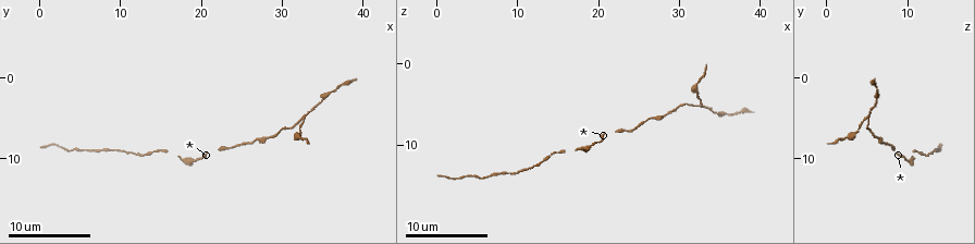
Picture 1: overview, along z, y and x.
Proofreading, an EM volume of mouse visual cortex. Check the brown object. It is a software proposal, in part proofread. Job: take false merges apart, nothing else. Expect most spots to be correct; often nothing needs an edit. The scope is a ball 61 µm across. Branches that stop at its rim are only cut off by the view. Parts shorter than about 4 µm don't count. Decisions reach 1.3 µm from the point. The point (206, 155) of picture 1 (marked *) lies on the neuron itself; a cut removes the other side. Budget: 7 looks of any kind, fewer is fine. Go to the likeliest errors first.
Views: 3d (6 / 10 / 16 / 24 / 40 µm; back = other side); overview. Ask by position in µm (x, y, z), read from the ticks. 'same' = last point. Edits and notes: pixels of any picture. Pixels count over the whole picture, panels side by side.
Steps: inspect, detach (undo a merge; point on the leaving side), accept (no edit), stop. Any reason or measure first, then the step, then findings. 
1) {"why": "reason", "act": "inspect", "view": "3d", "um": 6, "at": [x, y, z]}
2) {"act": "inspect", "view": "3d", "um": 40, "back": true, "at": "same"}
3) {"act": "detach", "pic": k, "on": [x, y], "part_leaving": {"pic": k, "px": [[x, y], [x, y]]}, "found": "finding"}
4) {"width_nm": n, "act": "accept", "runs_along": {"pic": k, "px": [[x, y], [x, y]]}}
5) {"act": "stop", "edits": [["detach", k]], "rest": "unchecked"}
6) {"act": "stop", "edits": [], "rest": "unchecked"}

{"why": "a fork", "act": "inspect", "view": "3d", "um": 6, "at": [33.0, 5.0, 5.0]}

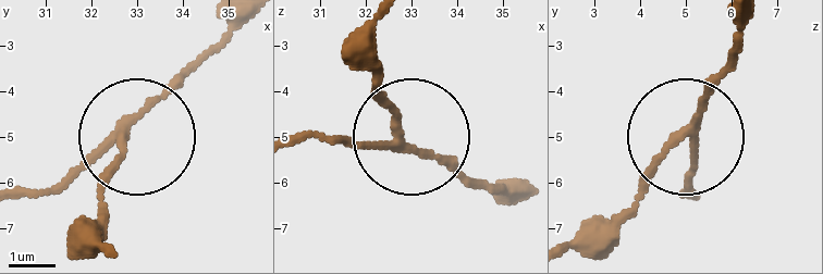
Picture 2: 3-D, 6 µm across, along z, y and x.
{"why": "other side", "act": "inspect", "view": "3d", "um": 6, "back": true, "at": [32.65, 5.05, 4.80]}

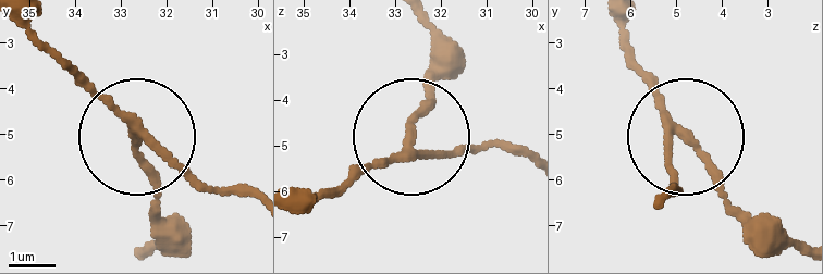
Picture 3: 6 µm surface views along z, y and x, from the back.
{"act": "detach", "pic": 3, "on": [158, 177], "part_leaving": {"pic": 3, "px": [[137, 138], [160, 204], [145, 243]]}, "found": "a second neuron is stuck on"}

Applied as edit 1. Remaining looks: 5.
{"why": "calibre changes", "act": "inspect", "view": "3d", "um": 10, "at": [28.5, 7.5, 6.0]}

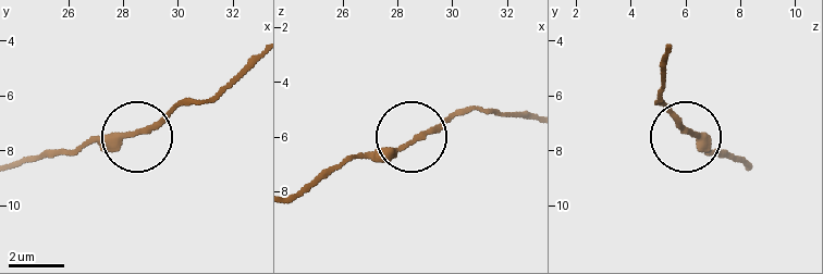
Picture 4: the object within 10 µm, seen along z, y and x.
{"width_nm": 190, "act": "accept", "runs_along": {"pic": 4, "px": [[293, 198], [349, 160], [391, 156], [459, 111]]}, "found": "all the same neuron"}

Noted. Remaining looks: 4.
{"why": "sudden change in width", "act": "inspect", "view": "3d", "um": 10, "at": [7.0, 9.0, 14.0]}

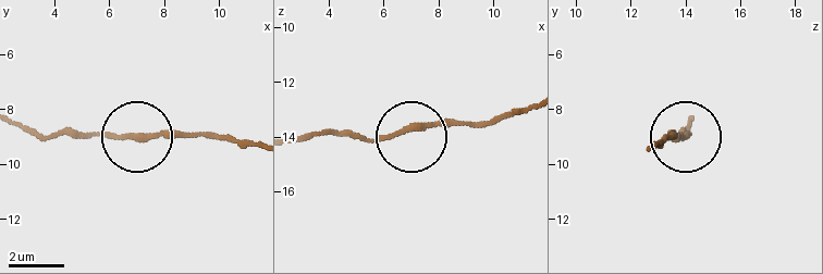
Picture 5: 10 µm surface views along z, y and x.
{"width_nm": 200, "act": "accept", "runs_along": {"pic": 5, "px": [[250, 146], [208, 132], [117, 139], [56, 132]]}, "found": "all the same neuron"}

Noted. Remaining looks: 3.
{"act": "stop", "edits": [["detach", 3]], "rest": "unchecked"}

